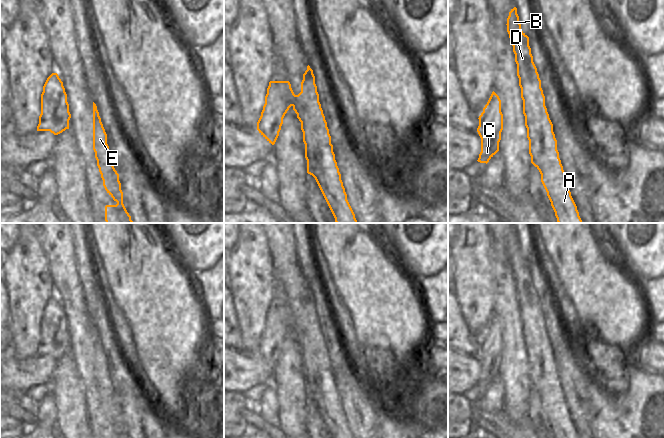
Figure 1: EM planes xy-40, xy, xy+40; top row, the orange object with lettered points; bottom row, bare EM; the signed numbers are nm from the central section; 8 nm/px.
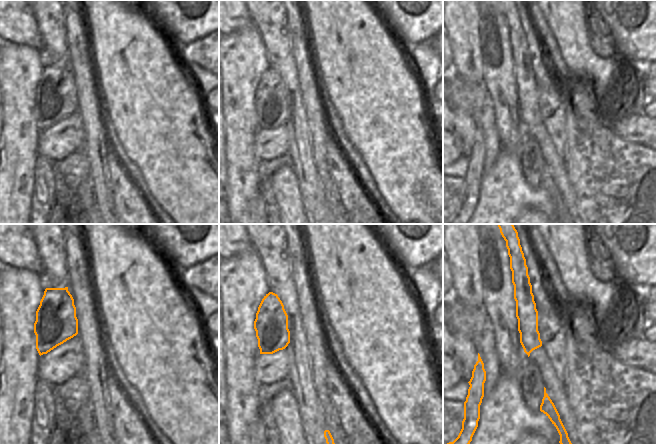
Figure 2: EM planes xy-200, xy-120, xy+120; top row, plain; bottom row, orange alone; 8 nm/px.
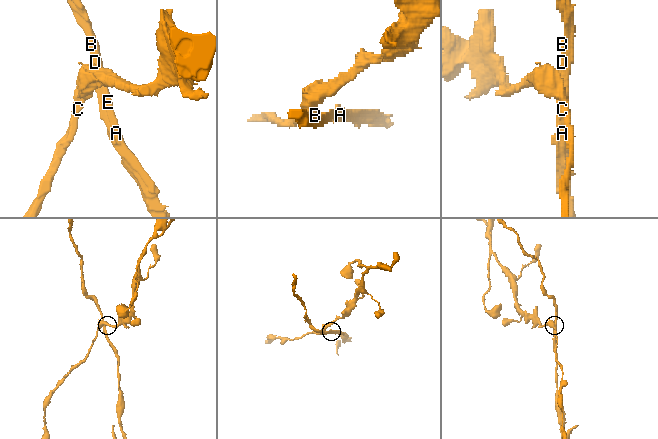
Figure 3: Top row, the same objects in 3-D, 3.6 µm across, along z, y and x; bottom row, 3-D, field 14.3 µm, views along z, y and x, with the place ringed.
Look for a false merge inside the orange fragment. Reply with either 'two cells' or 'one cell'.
two cells

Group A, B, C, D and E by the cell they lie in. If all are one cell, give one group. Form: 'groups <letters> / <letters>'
groups A B D E / C

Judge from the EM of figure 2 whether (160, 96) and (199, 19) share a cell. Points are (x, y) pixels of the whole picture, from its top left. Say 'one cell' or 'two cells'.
two cells

